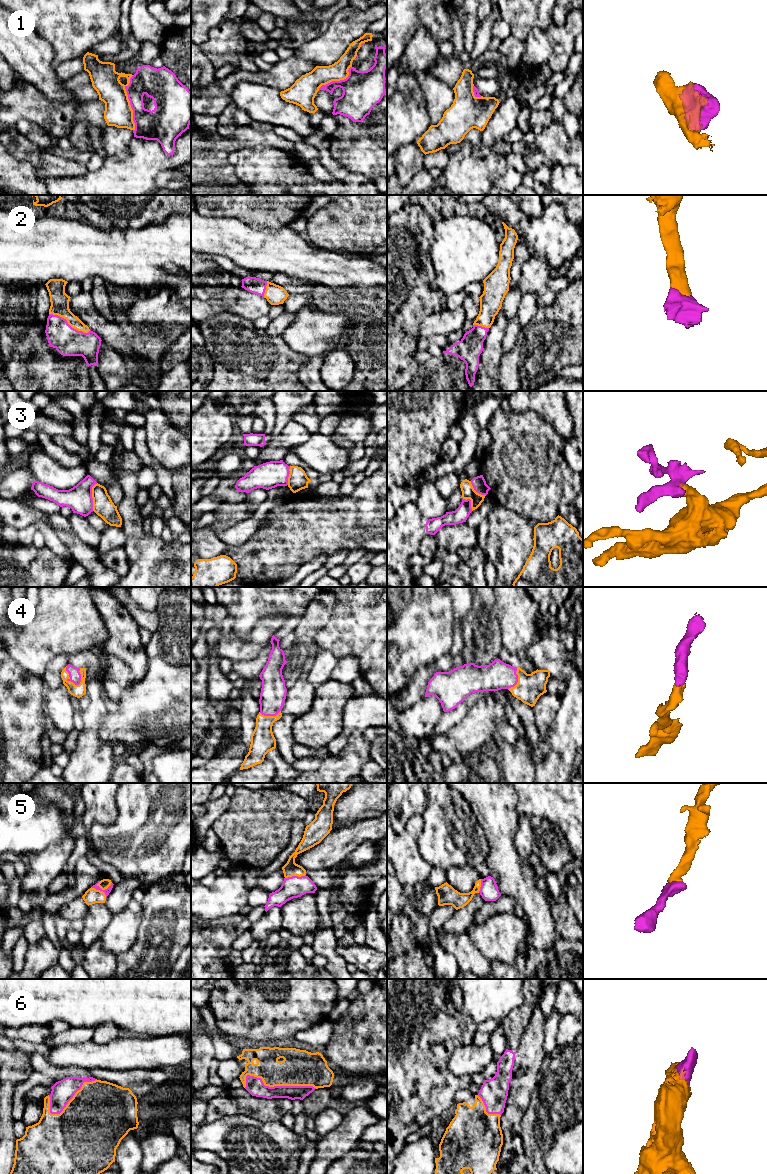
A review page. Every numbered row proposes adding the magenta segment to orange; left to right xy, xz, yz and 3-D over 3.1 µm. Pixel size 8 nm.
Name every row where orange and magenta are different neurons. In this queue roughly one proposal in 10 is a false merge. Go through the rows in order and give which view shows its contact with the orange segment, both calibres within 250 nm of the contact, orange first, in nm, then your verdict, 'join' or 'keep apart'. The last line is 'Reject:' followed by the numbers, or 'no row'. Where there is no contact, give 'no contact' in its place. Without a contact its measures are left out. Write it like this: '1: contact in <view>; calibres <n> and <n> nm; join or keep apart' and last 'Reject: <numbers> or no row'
1: contact in xy; calibres 220 and 240 nm; join
2: contact in xy; calibres 150 and 220 nm; join
3: contact in xy; calibres 160 and 200 nm; keep apart
4: contact in xy; calibres 100 and 90 nm; join
5: contact in xy; calibres 80 and 50 nm; join
6: contact in xz; calibres 280 and 140 nm; join
Reject: 3

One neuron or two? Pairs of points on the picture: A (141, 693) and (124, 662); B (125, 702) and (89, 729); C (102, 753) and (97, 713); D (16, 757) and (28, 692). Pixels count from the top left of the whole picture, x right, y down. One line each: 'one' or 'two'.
A: two
B: two
C: one
D: one

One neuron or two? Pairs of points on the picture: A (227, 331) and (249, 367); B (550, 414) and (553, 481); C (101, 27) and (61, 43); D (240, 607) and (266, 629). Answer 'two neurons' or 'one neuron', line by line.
A: one neuron
B: two neurons
C: one neuron
D: two neurons

